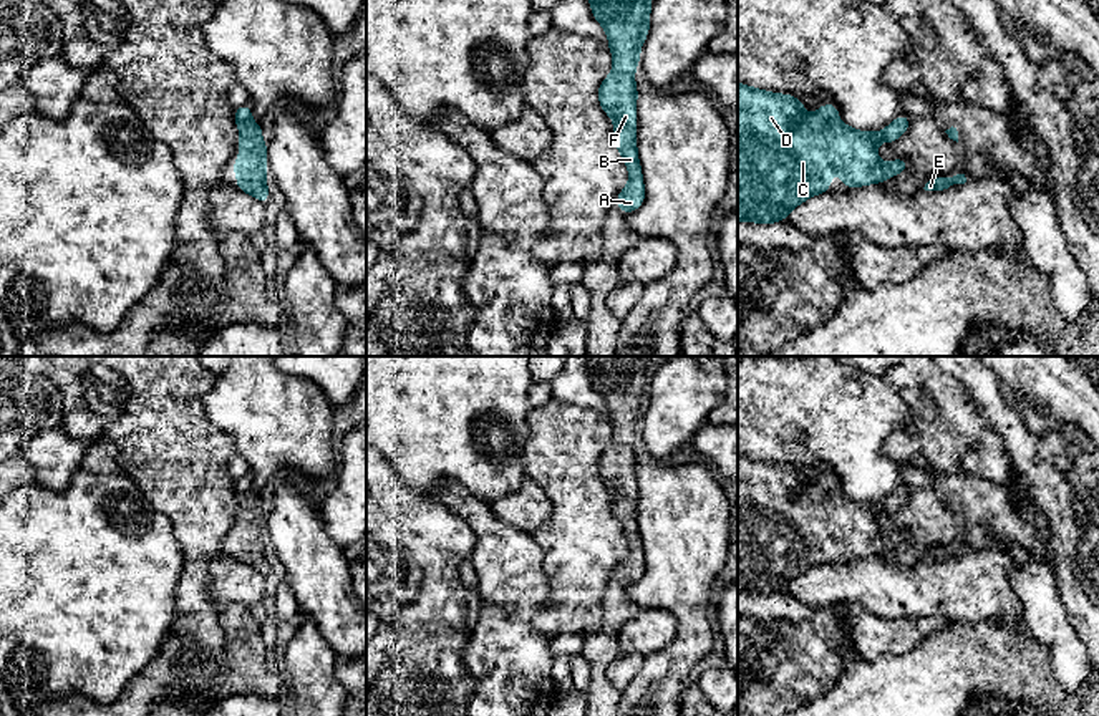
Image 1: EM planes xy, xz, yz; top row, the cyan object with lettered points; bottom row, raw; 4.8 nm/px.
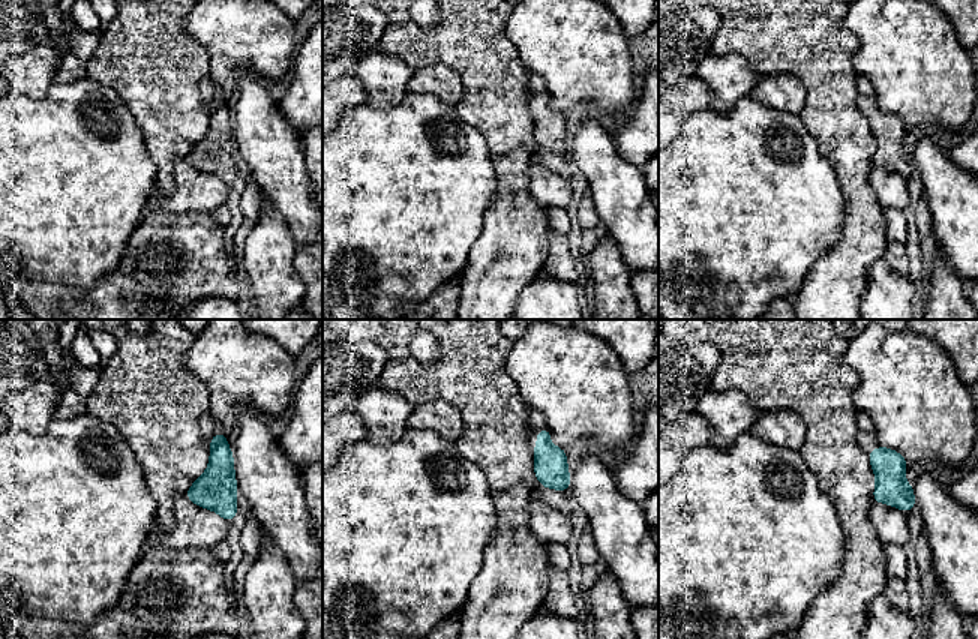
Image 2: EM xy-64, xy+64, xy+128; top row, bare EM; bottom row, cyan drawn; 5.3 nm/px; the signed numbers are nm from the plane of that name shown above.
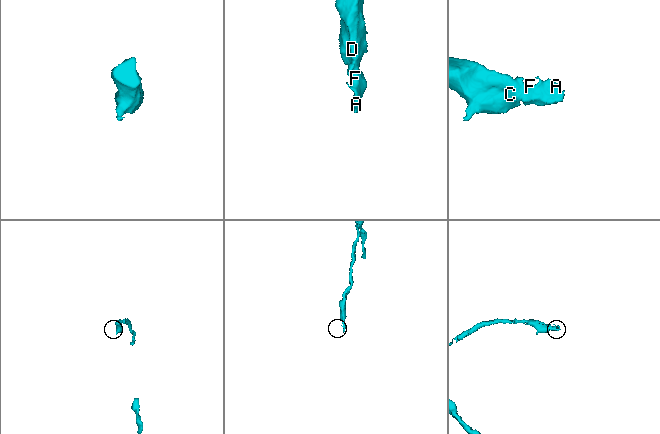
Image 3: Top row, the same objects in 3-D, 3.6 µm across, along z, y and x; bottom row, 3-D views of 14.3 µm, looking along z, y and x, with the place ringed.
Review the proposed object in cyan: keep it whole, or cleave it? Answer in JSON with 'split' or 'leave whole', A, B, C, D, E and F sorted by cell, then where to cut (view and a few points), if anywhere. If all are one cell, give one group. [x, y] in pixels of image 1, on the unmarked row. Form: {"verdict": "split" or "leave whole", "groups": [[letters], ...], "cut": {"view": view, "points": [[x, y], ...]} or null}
{"verdict": "leave whole", "groups": [["A", "B", "C", "D", "E", "F"]], "cut": null}

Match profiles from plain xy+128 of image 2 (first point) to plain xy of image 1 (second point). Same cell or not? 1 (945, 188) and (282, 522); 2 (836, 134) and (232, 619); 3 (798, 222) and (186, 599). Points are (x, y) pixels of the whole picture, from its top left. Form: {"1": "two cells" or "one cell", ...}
{"1": "one cell", "2": "two cells", "3": "two cells"}

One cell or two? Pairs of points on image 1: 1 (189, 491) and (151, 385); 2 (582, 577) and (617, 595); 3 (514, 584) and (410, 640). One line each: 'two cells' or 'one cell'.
1: one cell
2: two cells
3: two cells

